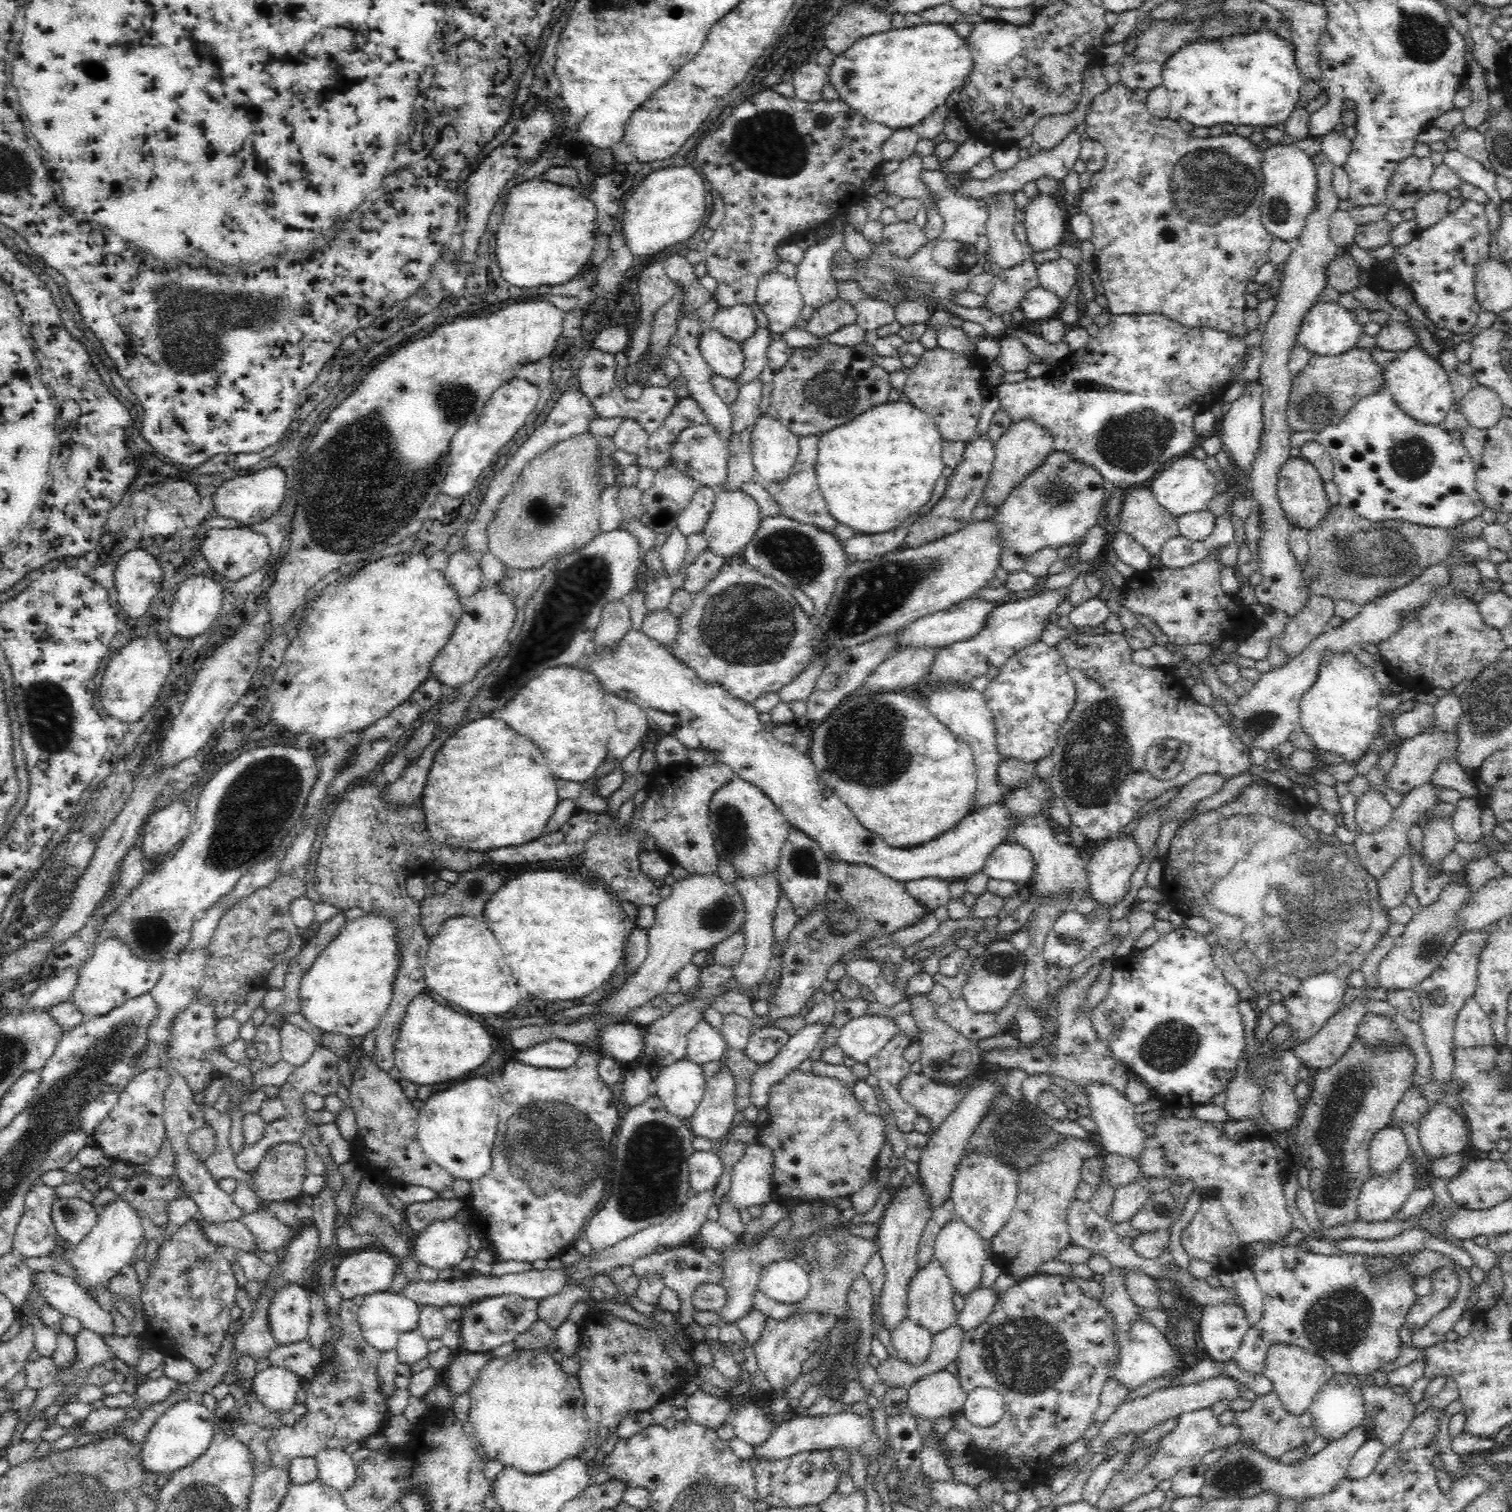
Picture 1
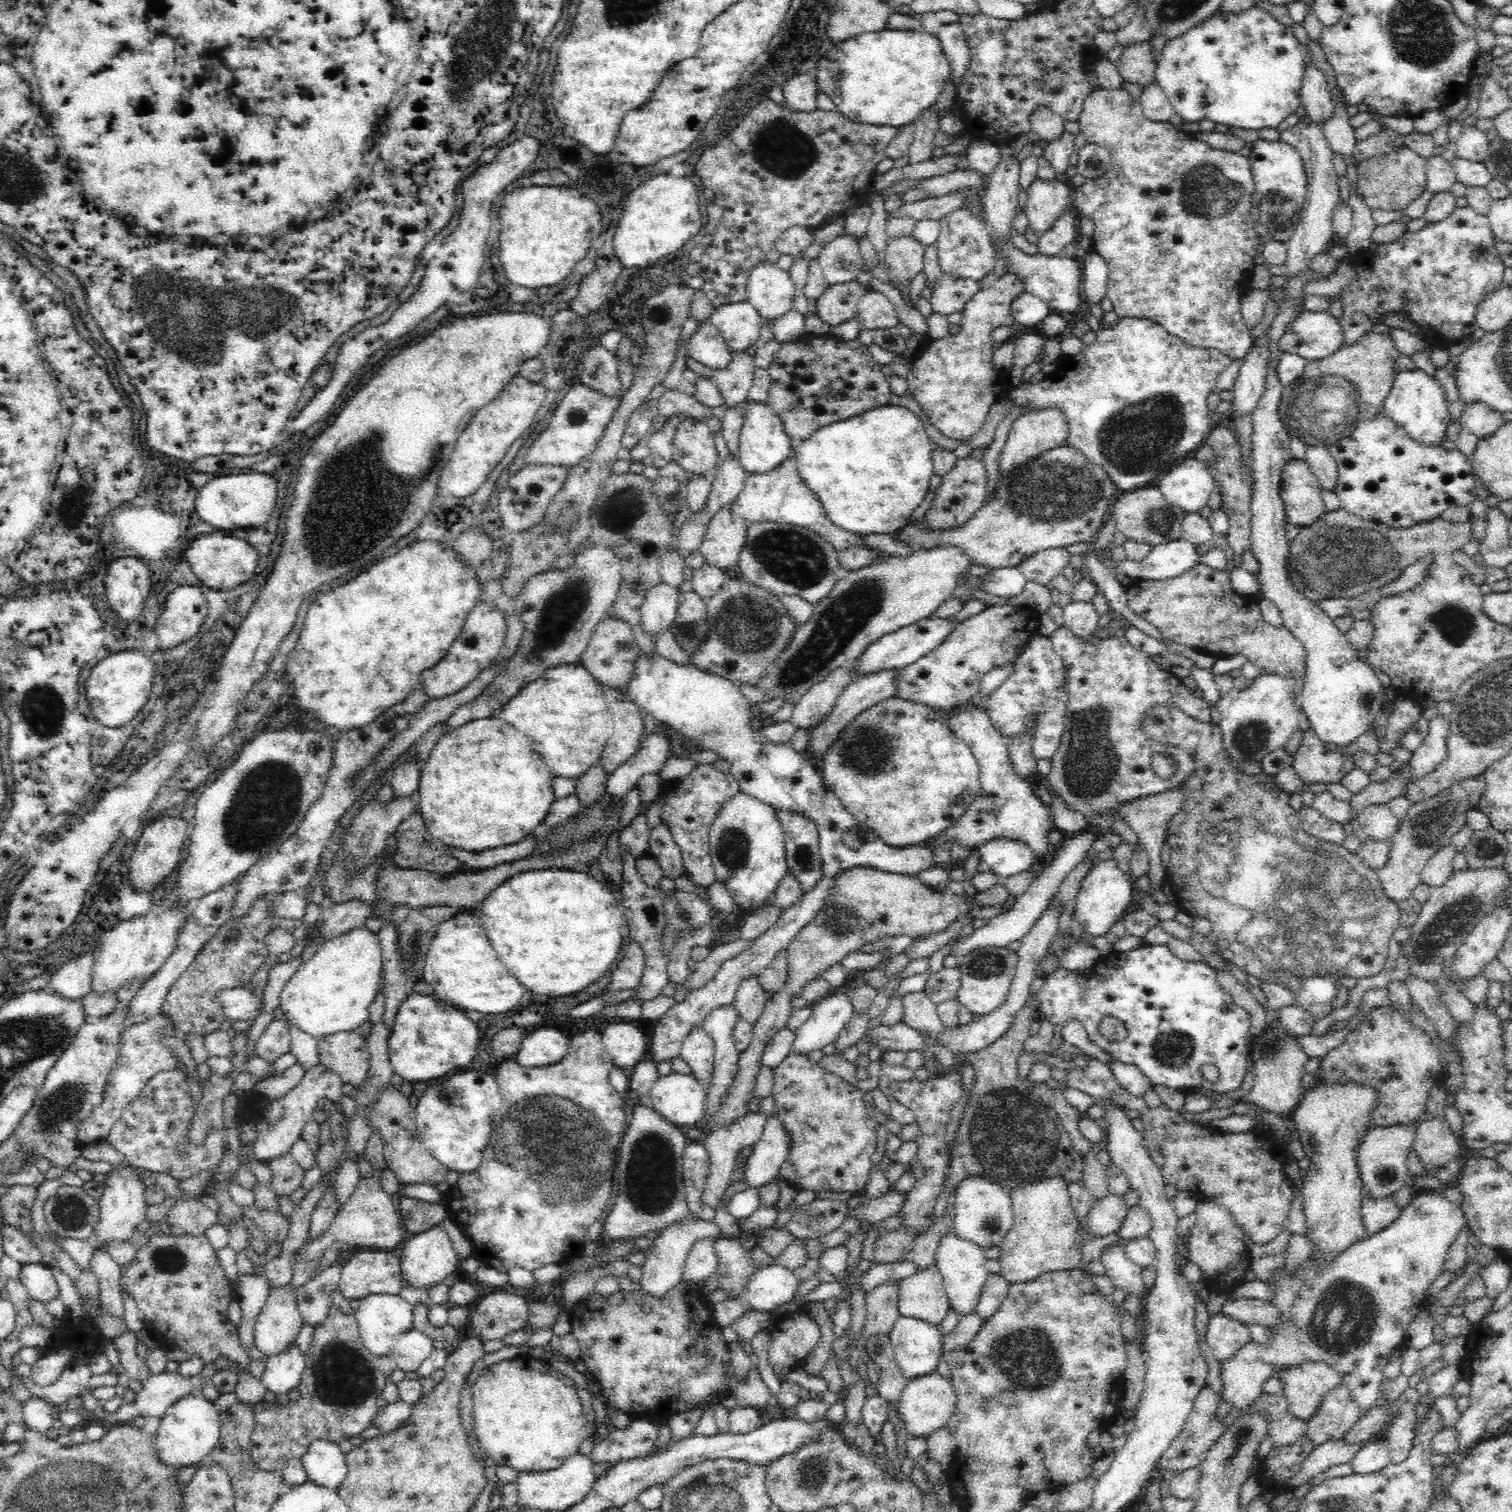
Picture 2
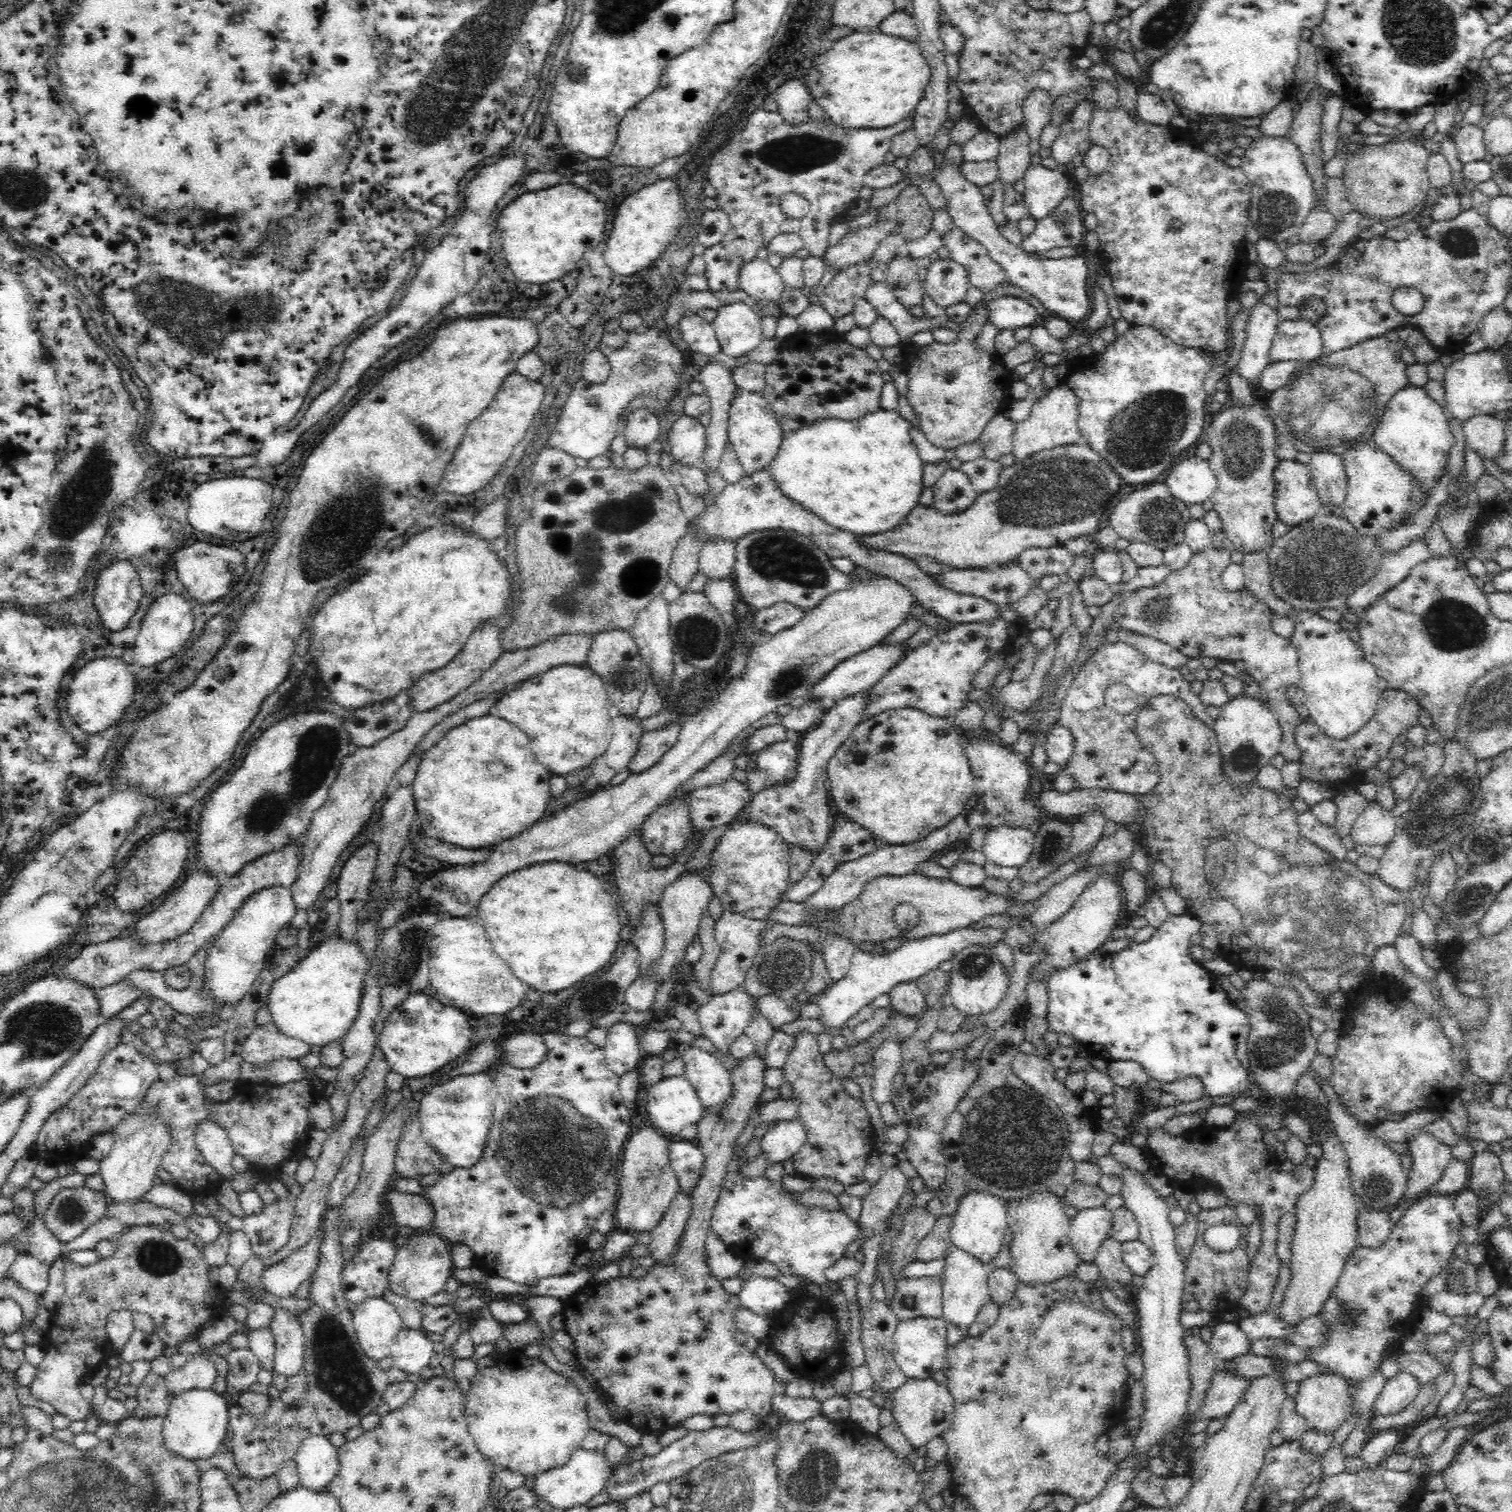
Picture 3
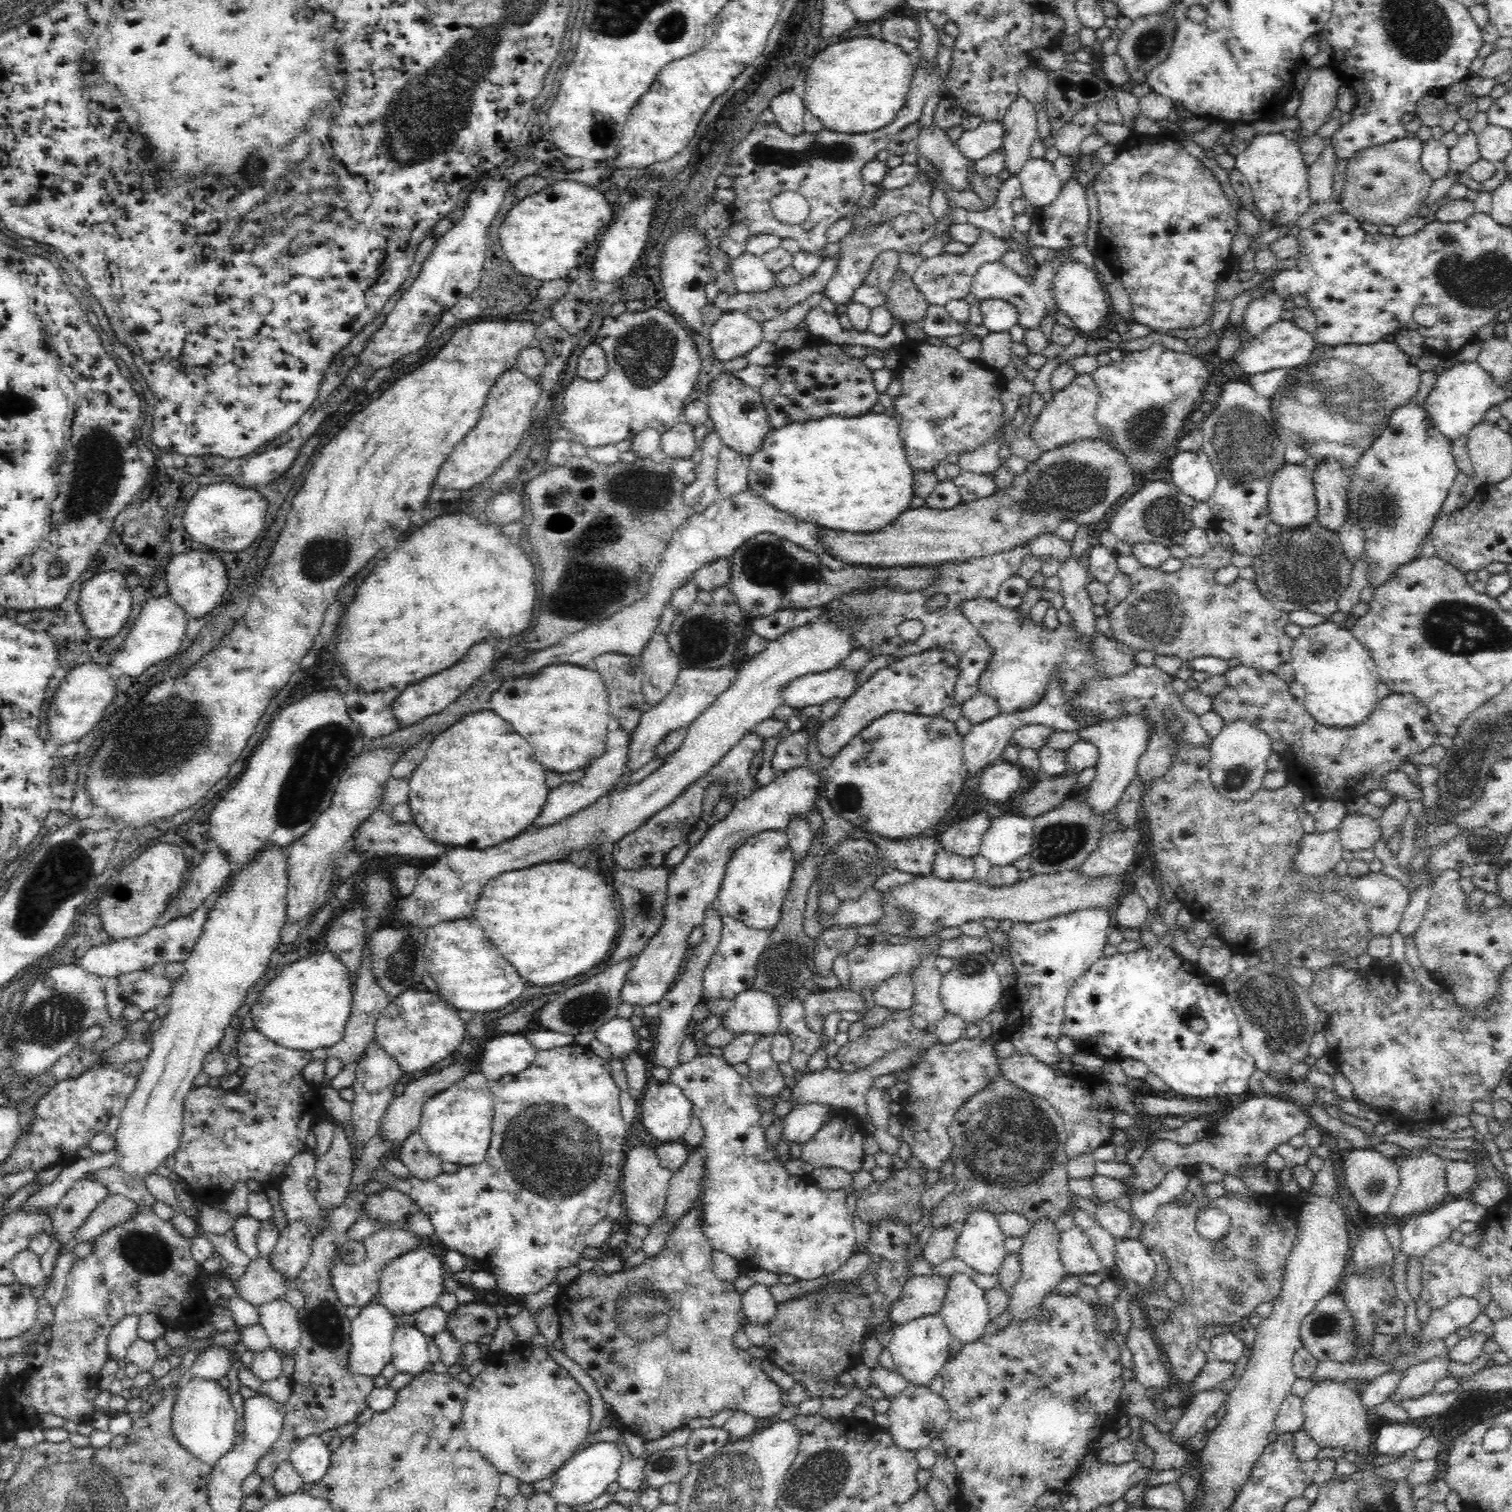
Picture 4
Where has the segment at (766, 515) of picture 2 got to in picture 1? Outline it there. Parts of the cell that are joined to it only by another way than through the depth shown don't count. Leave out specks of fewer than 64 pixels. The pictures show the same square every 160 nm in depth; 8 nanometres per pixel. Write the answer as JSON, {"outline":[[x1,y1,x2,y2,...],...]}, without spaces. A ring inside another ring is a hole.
{"outline":[[808,435,800,437,800,452,794,462,794,470,790,474,790,480,784,484,766,484,770,495,780,503,782,514,800,523,816,525,820,530,834,532,837,520,828,512,822,489,816,478,816,458,818,458,818,444,820,435]]}

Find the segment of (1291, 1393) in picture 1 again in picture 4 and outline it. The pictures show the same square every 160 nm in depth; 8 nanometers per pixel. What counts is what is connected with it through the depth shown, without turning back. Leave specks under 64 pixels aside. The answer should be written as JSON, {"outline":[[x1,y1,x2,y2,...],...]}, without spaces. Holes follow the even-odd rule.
{"outline":[[1319,1381,1315,1382,1314,1386,1309,1390,1308,1394,1302,1399,1301,1409,1305,1418,1303,1429,1307,1435,1320,1443,1322,1447,1329,1448,1344,1448,1346,1452,1356,1451,1362,1458,1370,1458,1374,1456,1371,1442,1371,1432,1369,1427,1369,1419,1365,1413,1364,1407,1361,1403,1361,1397,1356,1391,1347,1388,1343,1382,1340,1381]]}

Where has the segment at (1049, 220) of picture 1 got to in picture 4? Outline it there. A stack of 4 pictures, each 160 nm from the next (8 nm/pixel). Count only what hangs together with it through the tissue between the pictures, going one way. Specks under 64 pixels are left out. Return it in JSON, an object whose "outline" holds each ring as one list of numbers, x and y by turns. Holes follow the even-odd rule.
{"outline":[[1044,157,1030,158,1017,177,1021,182,1023,198,1036,211,1052,204,1063,186,1052,162]]}

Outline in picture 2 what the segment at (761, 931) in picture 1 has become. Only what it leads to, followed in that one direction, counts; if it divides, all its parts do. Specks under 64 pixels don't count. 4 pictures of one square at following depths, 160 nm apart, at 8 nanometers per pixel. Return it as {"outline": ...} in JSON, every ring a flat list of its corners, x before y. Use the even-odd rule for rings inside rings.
{"outline":[[756,973,739,982,733,1007,739,1019,748,1020,754,1026,764,1010,766,1001,766,991,760,985,760,974]]}

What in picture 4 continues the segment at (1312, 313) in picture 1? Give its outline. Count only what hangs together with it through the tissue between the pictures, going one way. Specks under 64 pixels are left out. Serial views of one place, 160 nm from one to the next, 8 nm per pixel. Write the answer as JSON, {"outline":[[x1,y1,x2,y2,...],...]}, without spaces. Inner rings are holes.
{"outline":[[1279,320,1272,324,1264,334,1253,342,1243,341,1242,347,1236,350,1232,360,1238,364,1242,372,1246,374,1258,374,1275,368,1292,368,1304,364,1312,356,1312,352,1318,346,1314,335,1294,324,1289,320]]}

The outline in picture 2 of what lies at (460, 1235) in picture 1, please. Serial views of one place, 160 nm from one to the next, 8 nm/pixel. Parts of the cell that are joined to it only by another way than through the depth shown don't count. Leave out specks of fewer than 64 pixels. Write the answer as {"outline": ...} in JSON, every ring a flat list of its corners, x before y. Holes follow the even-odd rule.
{"outline":[[442,1226,429,1228,421,1233,406,1236,399,1256,404,1285,414,1288,430,1288,450,1276,460,1265,460,1257,452,1248,452,1240]]}

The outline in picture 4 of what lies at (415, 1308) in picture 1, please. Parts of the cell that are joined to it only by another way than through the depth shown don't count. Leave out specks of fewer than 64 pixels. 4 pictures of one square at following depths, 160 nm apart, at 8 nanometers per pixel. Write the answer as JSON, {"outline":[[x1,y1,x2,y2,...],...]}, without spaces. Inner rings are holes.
{"outline":[[366,1304,351,1320,350,1369,364,1375,378,1376,392,1360,392,1339,399,1322,384,1304]]}

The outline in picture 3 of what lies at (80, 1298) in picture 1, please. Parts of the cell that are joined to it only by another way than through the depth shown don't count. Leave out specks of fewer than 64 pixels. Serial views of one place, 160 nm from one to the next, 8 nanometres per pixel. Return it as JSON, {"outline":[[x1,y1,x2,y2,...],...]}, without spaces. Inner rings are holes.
{"outline":[[30,1253,17,1255,10,1268,12,1279,23,1289,37,1295,45,1292,46,1286,48,1286,49,1271,49,1266]]}

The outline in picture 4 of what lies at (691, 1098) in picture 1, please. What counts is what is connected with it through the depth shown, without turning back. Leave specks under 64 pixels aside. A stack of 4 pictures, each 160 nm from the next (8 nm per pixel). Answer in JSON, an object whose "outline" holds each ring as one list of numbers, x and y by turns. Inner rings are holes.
{"outline":[[676,1084,648,1086,639,1106,643,1125,663,1142,682,1140,693,1116,693,1103]]}

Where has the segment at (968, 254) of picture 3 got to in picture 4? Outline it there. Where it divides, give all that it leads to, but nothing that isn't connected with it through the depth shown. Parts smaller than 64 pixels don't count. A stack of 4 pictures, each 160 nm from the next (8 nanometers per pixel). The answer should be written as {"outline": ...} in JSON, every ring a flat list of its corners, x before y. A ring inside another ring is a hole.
{"outline":[[1072,255,1054,256,1052,260,1046,260,1044,264,1038,266,1035,275,1031,279,1018,275,1000,261,985,262,977,270,969,292,974,294,980,301,1002,299,1012,303,1018,308,1018,323,1026,329,1033,329,1040,326,1041,321,1050,312,1055,313,1057,311,1049,290,1051,289,1051,278,1055,268,1064,261,1076,261,1076,259]]}

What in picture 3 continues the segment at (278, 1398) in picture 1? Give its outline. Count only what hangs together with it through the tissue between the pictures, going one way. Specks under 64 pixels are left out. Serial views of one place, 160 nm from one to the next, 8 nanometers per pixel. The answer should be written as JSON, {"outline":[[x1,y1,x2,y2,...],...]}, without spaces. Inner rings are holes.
{"outline":[[276,1309,270,1327,274,1331,276,1343,271,1371,290,1378,298,1374,304,1366,305,1338,301,1324,290,1311]]}

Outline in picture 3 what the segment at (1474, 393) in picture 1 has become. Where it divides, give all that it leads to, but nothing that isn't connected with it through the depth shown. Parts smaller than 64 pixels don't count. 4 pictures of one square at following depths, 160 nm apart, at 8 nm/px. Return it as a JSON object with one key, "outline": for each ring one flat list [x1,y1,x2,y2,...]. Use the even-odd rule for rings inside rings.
{"outline":[[1472,415,1463,420,1467,446,1483,458,1493,460,1501,451,1505,434,1504,420,1494,415]]}

